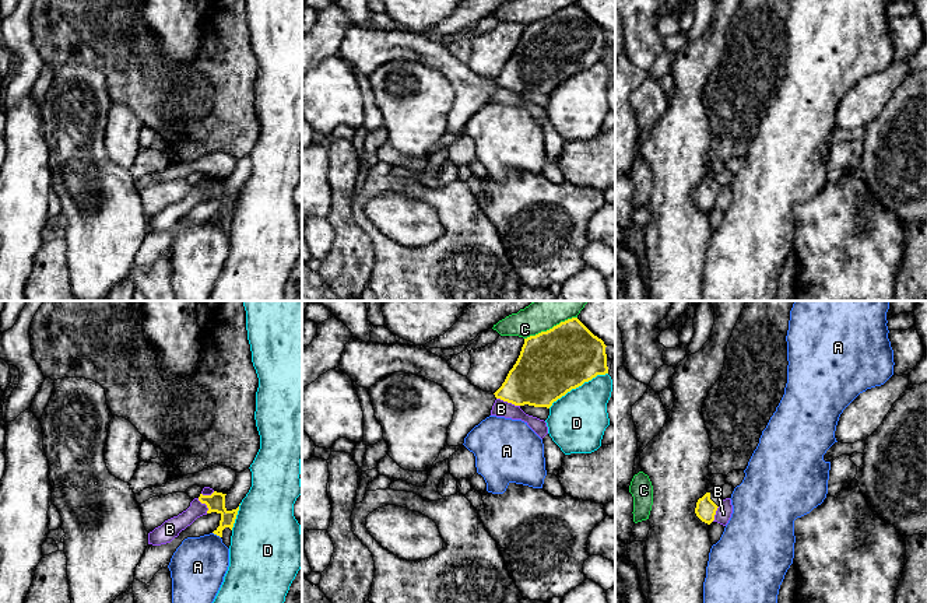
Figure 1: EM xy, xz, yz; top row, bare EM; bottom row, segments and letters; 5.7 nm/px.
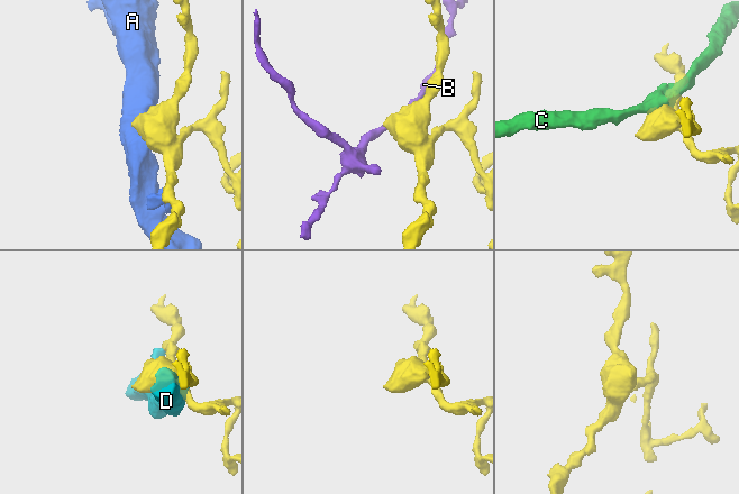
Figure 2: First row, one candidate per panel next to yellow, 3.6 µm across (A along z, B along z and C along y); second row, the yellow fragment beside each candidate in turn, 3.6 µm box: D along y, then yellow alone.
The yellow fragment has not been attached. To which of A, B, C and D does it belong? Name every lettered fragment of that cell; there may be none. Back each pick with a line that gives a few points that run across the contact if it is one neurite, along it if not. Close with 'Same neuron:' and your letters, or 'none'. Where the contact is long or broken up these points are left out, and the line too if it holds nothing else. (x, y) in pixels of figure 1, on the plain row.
Same neuron: none

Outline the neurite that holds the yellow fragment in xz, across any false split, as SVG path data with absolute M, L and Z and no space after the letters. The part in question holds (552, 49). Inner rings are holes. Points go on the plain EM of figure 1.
M577 4L561 8L547 18L524 25L516 50L495 80L484 78L471 71L467 63L453 57L446 46L432 41L424 32L365 29L352 24L345 31L338 55L358 73L366 76L394 59L418 62L440 71L454 90L453 106L447 115L447 132L461 133L467 120L491 102L496 85L515 92L529 91L549 95L554 88L572 76L597 62L608 60L605 34L604 28L594 22Z

